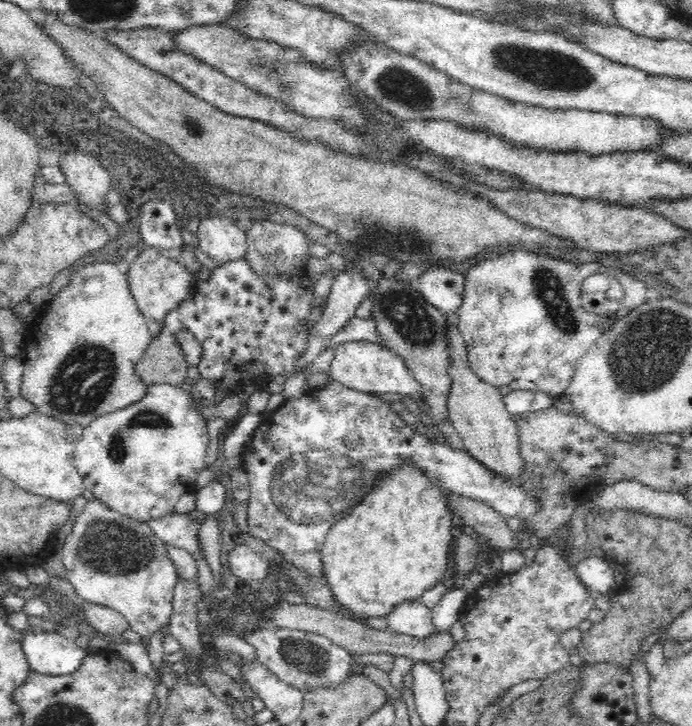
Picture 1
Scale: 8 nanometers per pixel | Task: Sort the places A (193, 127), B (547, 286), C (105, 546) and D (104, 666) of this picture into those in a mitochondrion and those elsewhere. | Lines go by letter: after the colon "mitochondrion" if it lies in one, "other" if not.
A: mitochondrion
B: mitochondrion
C: mitochondrion
D: other

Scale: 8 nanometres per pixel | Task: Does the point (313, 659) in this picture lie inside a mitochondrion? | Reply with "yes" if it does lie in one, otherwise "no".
yes

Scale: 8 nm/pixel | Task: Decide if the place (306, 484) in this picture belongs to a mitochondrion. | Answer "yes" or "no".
yes

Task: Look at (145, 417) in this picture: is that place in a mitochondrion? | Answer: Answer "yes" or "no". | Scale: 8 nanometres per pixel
yes

